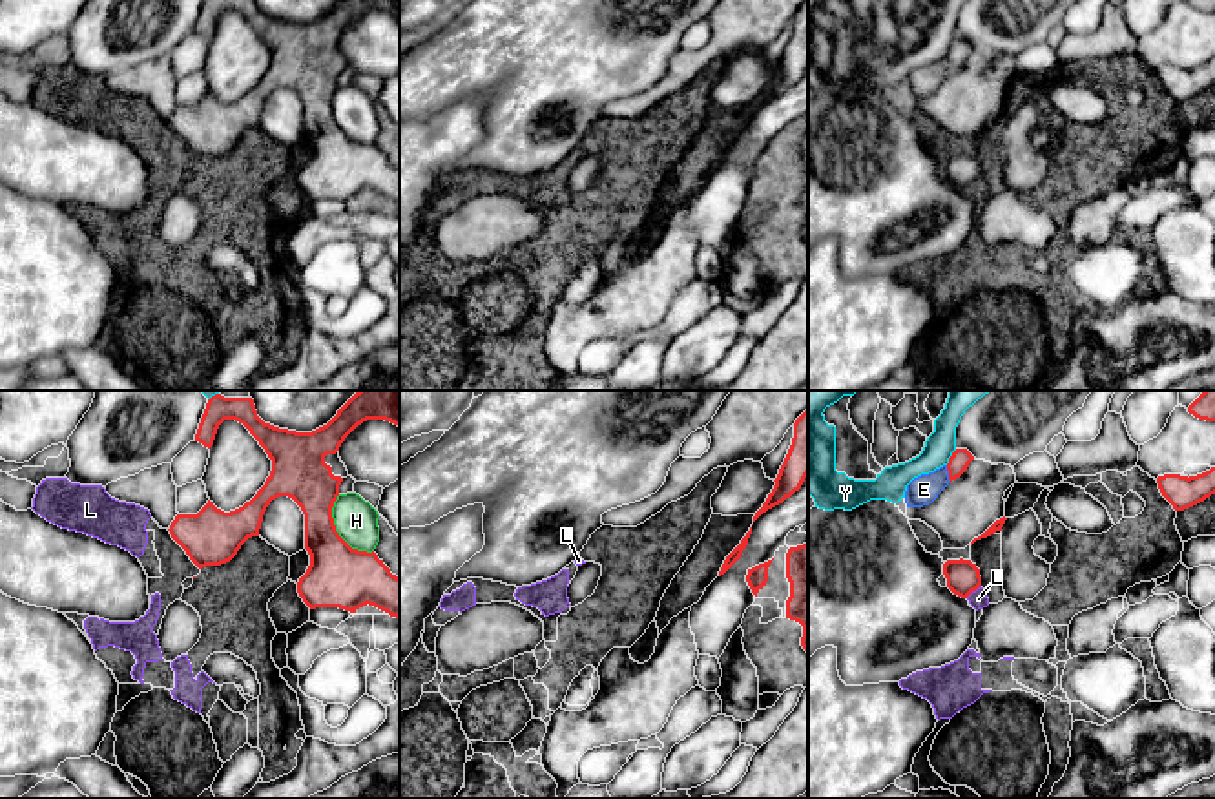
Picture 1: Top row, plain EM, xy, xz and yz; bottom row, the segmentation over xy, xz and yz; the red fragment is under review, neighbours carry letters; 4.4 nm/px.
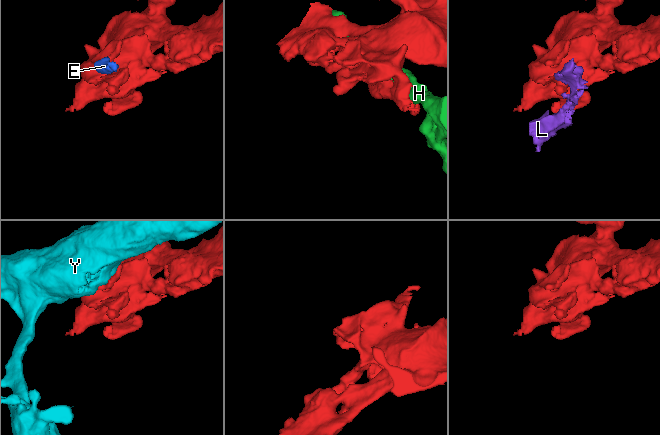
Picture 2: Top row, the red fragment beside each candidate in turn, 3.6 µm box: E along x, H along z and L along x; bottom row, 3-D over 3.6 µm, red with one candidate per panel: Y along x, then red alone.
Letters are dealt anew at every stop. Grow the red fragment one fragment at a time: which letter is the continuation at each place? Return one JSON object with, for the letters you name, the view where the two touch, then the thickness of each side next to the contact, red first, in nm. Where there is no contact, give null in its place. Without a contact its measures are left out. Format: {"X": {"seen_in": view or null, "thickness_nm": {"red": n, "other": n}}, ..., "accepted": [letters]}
{"E": {"seen_in": "yz", "thickness_nm": {"red": 90, "other": 130}}, "accepted": ["E"]}

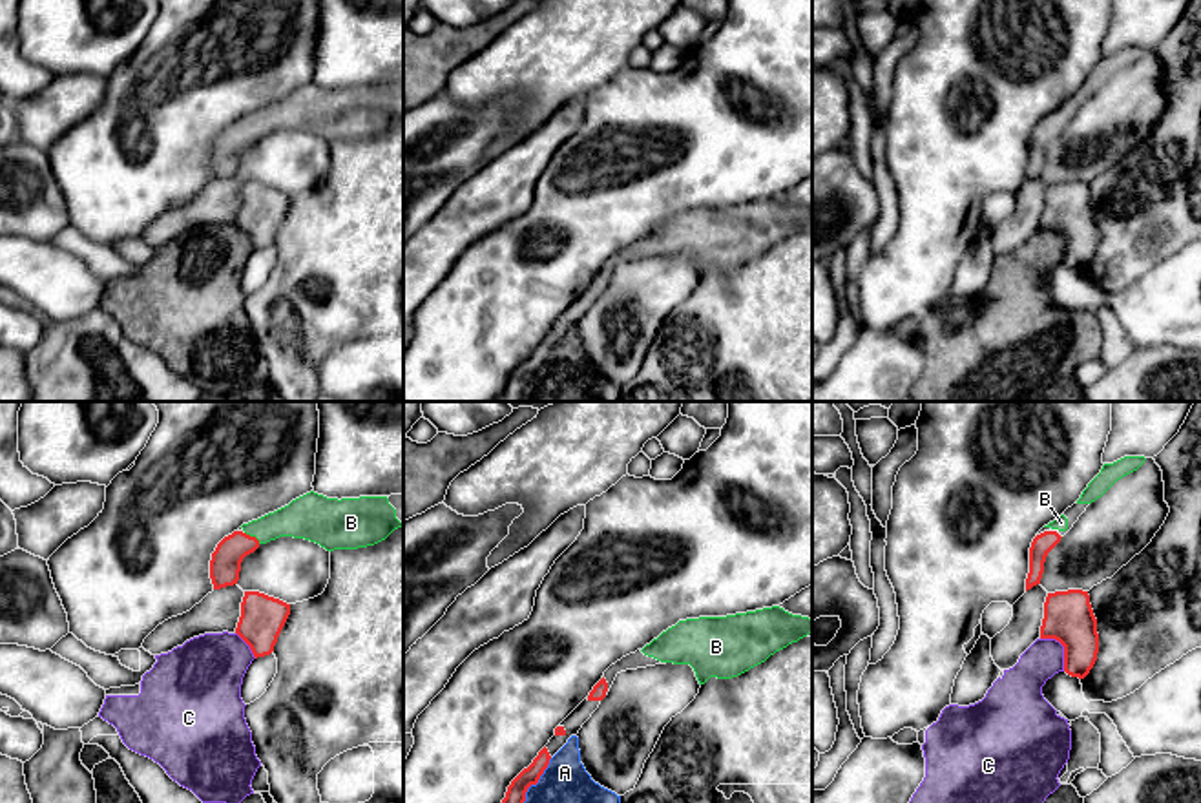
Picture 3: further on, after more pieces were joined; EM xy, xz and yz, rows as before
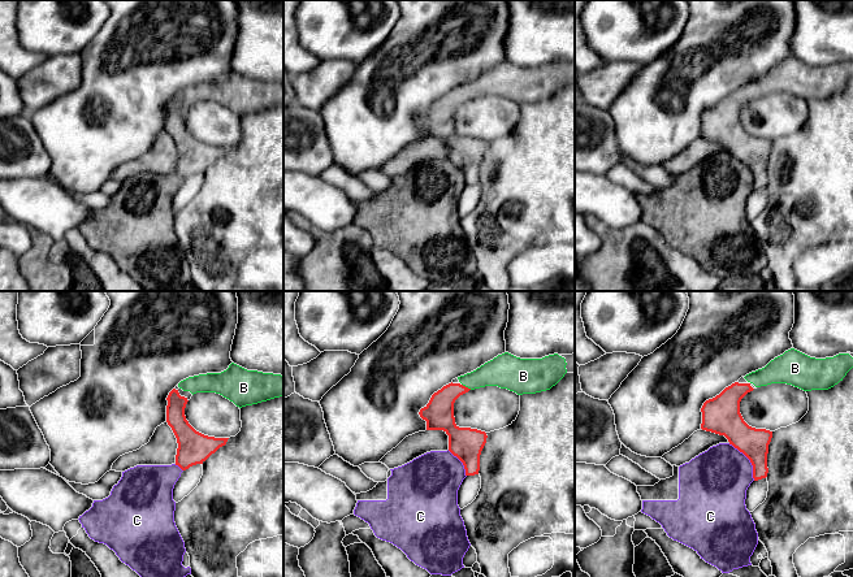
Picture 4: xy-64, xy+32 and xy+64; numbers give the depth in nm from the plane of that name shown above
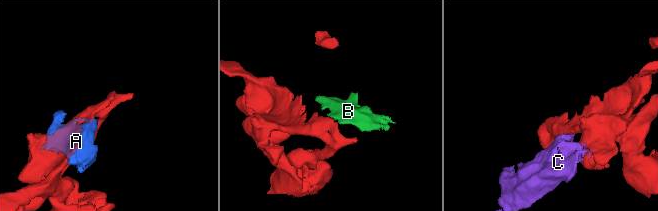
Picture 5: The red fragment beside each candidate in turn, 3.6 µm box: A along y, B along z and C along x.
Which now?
{"B": {"seen_in": "xy", "thickness_nm": {"red": 140, "other": 190}}, "accepted": ["B"]}

